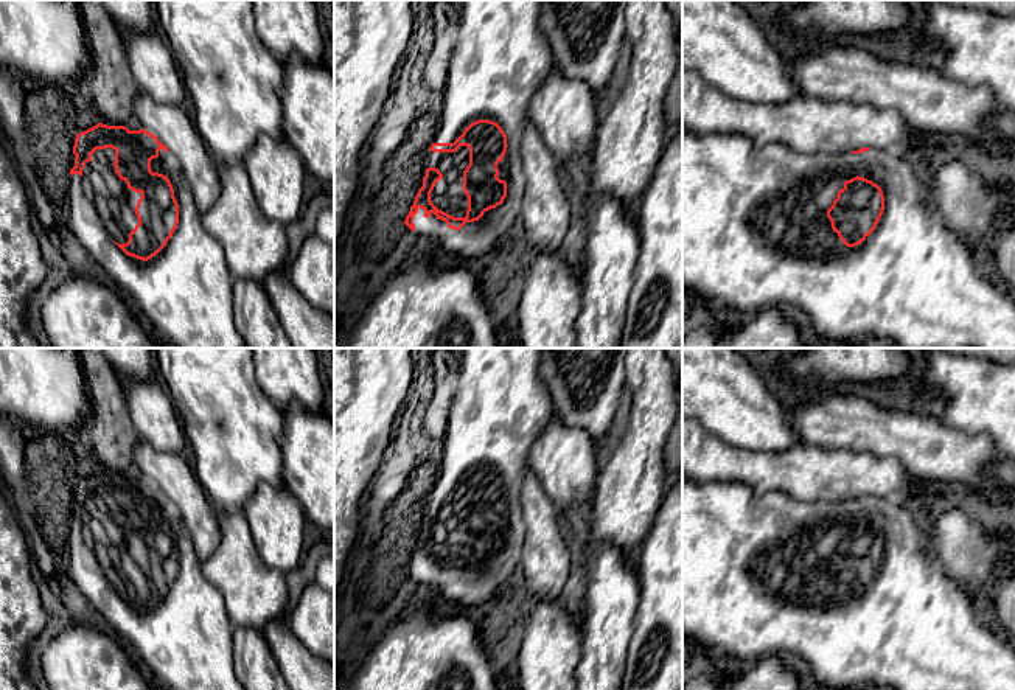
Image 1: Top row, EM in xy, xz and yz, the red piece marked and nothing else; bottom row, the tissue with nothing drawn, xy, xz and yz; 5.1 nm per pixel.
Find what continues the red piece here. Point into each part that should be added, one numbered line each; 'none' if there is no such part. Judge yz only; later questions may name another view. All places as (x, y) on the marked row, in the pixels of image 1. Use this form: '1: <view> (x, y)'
1: yz (756, 235)

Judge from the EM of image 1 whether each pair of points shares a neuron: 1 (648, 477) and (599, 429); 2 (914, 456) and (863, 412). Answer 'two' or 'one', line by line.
1: two
2: one

